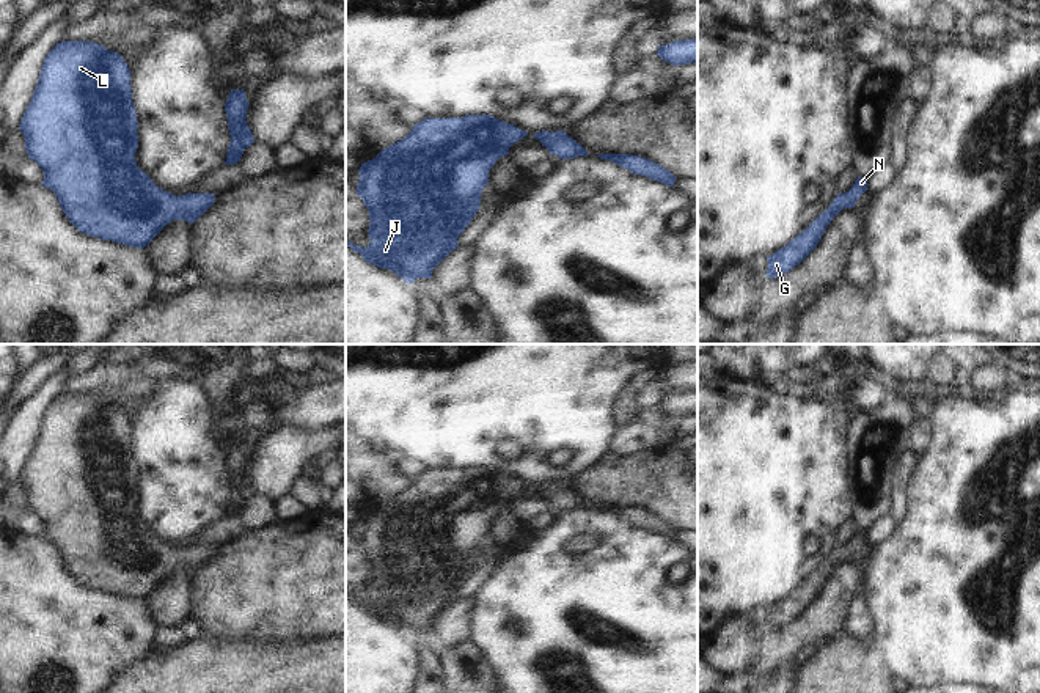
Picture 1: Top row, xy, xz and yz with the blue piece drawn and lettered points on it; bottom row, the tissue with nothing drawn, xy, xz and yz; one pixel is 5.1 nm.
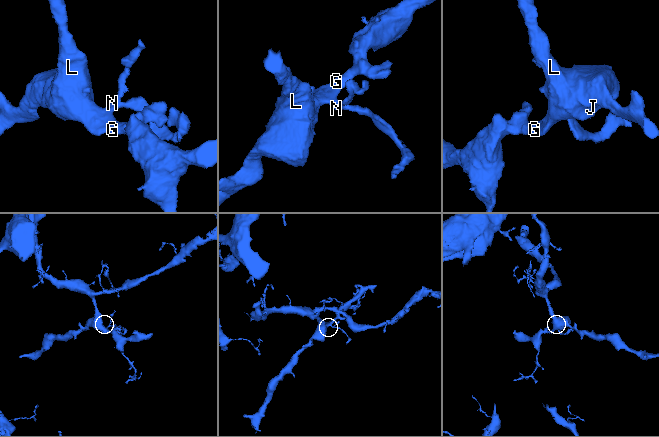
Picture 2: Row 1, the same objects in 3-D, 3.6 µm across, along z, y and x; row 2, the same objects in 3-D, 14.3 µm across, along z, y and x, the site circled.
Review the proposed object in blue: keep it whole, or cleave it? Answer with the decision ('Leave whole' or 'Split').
Leave whole

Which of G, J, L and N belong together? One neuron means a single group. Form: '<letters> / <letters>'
G J L N

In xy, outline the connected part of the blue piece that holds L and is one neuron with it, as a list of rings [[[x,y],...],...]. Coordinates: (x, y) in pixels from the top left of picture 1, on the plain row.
[[[61,393],[46,409],[33,449],[20,471],[28,511],[44,525],[41,537],[50,541],[68,572],[80,583],[102,592],[145,600],[168,575],[196,574],[215,553],[212,545],[171,547],[159,541],[137,519],[137,462],[132,453],[130,421],[124,410],[90,393]]]

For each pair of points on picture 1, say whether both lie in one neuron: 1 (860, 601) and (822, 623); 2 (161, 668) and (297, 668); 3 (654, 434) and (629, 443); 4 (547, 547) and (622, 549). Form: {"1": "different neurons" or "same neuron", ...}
{"1": "different neurons", "2": "same neuron", "3": "same neuron", "4": "same neuron"}

